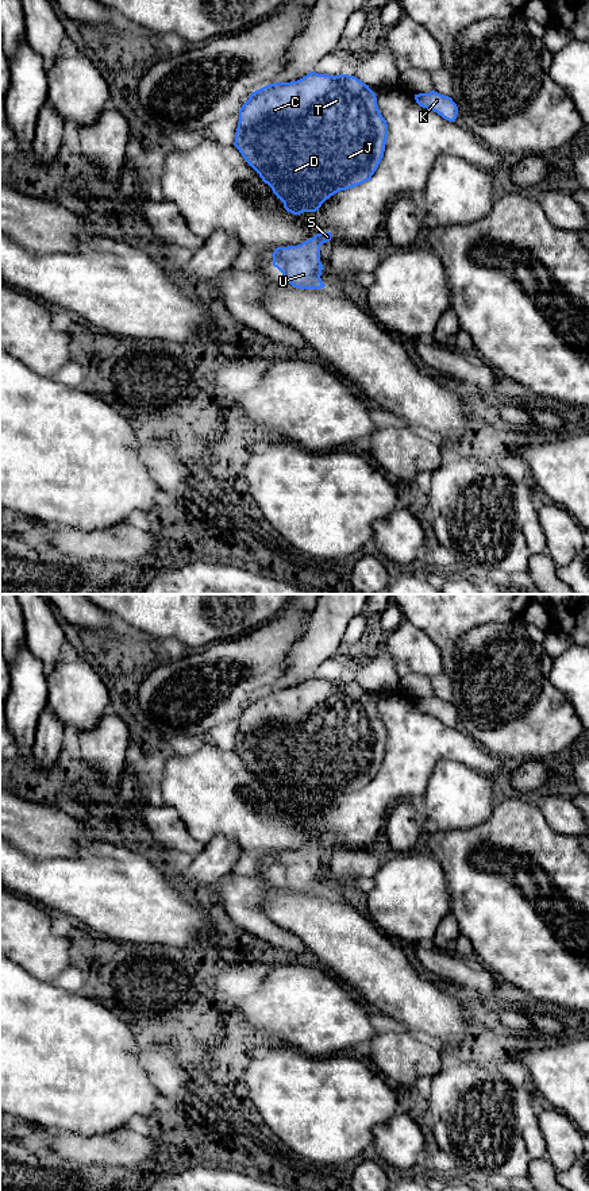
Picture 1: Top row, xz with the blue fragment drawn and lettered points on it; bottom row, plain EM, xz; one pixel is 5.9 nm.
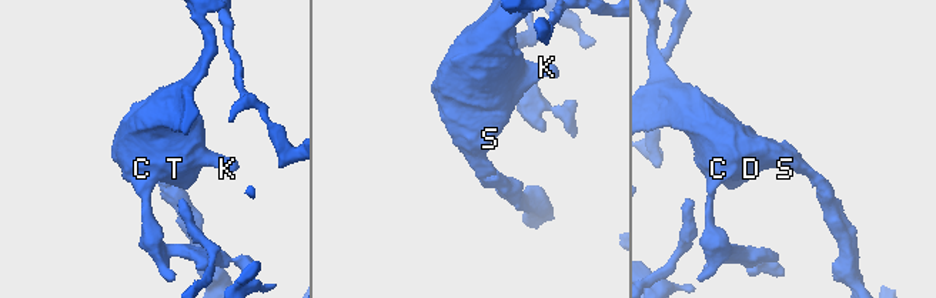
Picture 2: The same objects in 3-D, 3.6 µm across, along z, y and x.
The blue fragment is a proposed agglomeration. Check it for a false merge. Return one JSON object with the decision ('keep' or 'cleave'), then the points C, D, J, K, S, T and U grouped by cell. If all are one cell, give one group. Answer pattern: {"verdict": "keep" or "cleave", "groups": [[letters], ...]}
{"verdict": "keep", "groups": [["C", "D", "J", "K", "S", "T", "U"]]}

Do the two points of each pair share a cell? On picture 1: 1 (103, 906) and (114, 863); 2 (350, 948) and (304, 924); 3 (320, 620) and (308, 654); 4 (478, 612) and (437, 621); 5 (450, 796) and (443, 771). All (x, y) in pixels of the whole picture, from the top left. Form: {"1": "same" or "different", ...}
{"1": "same", "2": "same", "3": "same", "4": "same", "5": "same"}

